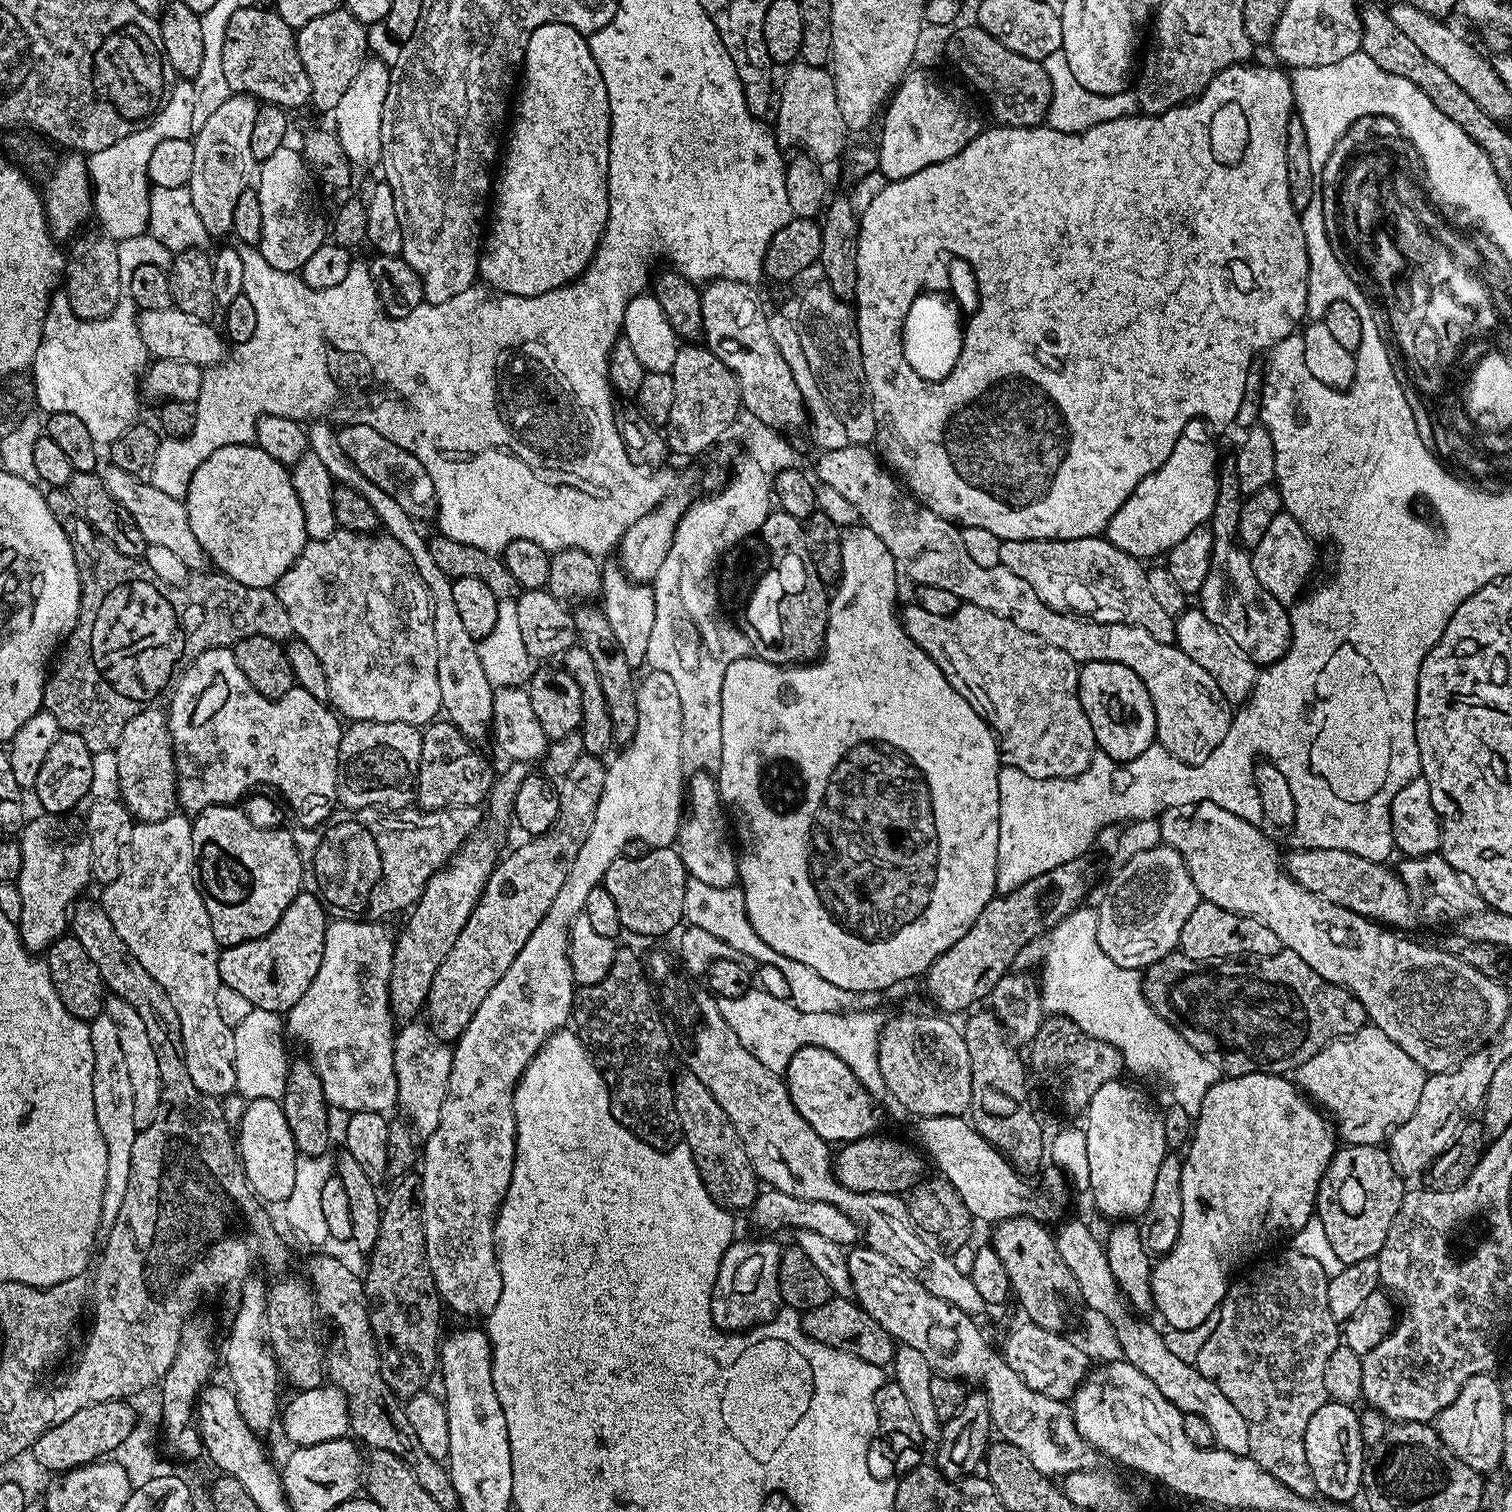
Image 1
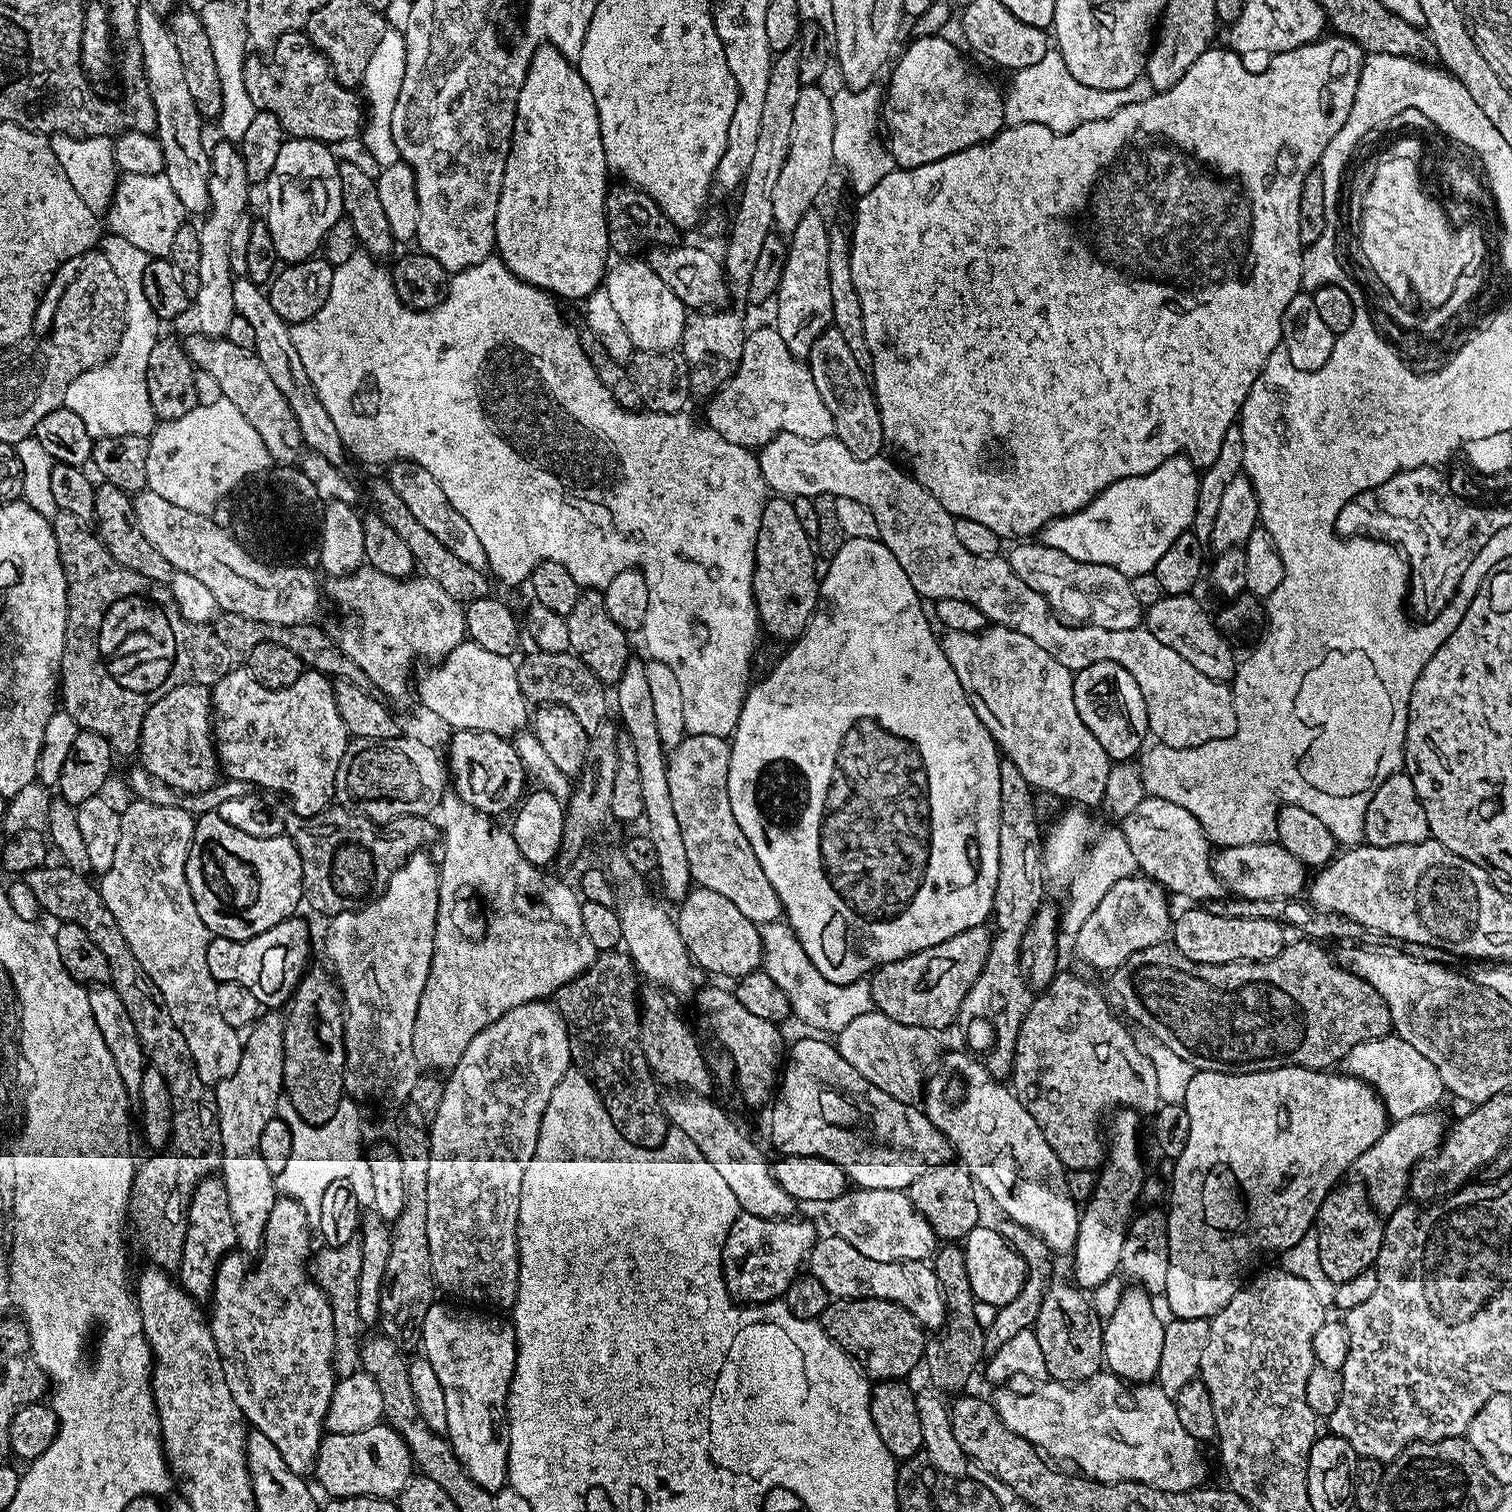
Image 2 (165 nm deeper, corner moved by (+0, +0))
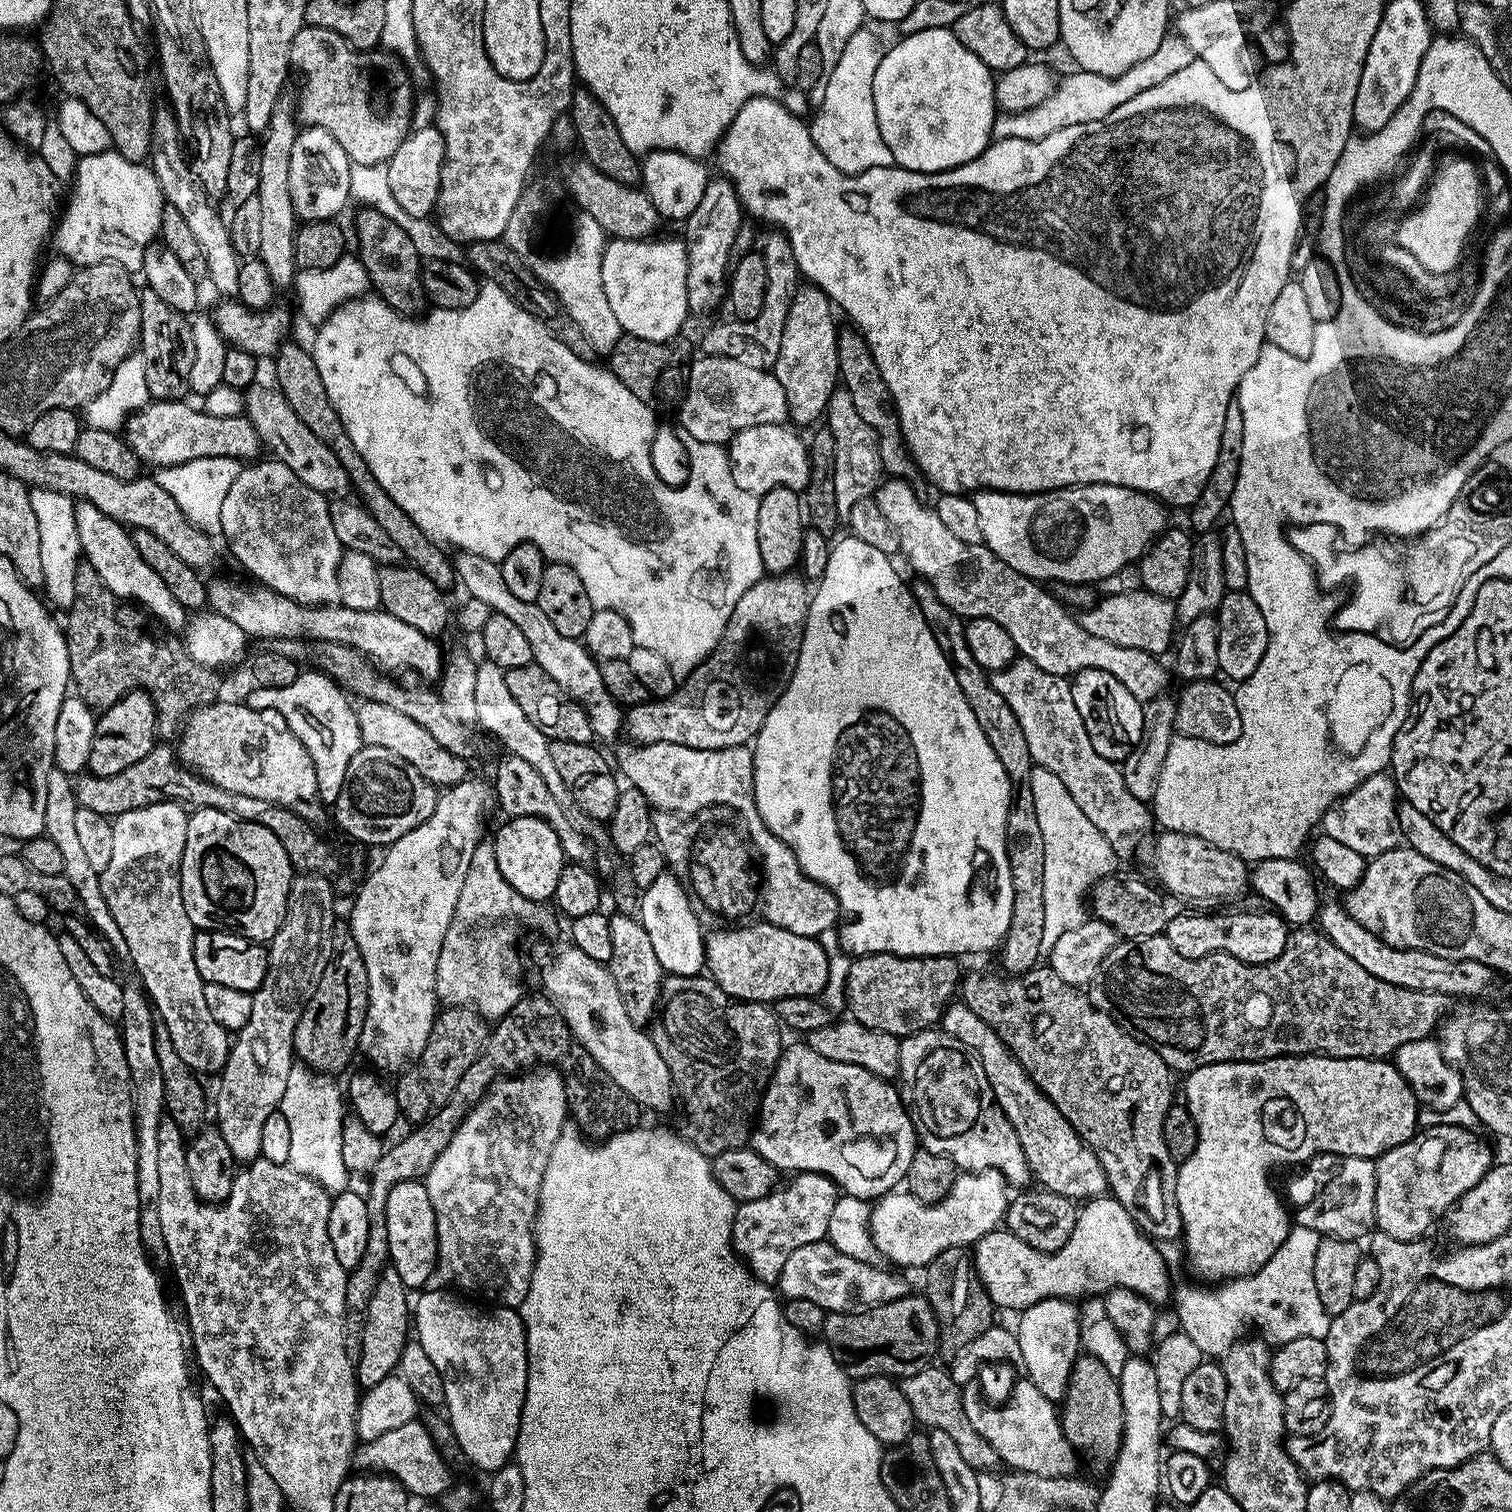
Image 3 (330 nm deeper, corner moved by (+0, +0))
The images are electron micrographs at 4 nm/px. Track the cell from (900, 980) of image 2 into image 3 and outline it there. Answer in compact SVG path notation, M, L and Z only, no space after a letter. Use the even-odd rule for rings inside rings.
M889 952L857 956L849 963L844 987L847 1011L862 1026L897 1038L929 1031L939 1025L945 1008L957 995L962 971L956 964L954 956L895 956Z

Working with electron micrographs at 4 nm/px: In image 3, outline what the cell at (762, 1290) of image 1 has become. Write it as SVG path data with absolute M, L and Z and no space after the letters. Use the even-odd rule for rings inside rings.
M797 1172L788 1185L777 1187L766 1198L754 1198L754 1202L740 1204L734 1214L732 1249L747 1264L750 1271L762 1283L772 1286L779 1281L782 1266L794 1250L810 1246L828 1235L830 1214L834 1214L836 1201L842 1193L836 1183L820 1172Z

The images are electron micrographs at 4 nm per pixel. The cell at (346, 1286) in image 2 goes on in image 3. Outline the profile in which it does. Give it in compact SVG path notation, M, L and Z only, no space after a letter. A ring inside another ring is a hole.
M544 994L538 996L521 995L520 1000L499 1020L488 1033L484 1050L466 1074L458 1078L454 1094L445 1104L439 1105L427 1120L420 1121L414 1130L408 1130L401 1140L389 1143L384 1153L370 1173L372 1181L368 1184L366 1199L370 1214L370 1239L366 1242L366 1254L362 1262L348 1272L346 1282L346 1312L344 1314L344 1345L346 1354L352 1361L360 1358L362 1350L362 1330L364 1329L364 1311L370 1306L374 1286L384 1268L389 1267L388 1243L386 1242L386 1196L398 1182L423 1180L434 1158L446 1150L450 1138L466 1118L466 1114L481 1100L493 1083L505 1076L514 1076L537 1066L555 1066L564 1079L564 1089L568 1095L568 1111L575 1127L585 1137L600 1142L613 1134L628 1134L641 1123L642 1107L625 1090L622 1090L603 1072L598 1062L572 1036L566 1022L560 1017L559 1010Z

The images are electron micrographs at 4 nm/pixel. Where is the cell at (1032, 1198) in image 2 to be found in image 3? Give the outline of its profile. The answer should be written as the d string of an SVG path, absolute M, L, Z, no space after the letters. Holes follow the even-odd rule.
M943 1030L916 1032L913 1036L903 1037L900 1040L898 1091L919 1143L926 1150L950 1158L957 1169L965 1172L984 1172L988 1168L998 1170L1012 1186L1024 1186L1027 1180L1033 1179L1026 1154L1022 1152L1022 1142L1018 1142L1014 1126L1010 1126L1006 1114L1002 1114L994 1098L994 1090L990 1090L990 1082L986 1082L986 1070L982 1070L982 1062L978 1062L978 1058L974 1058L974 1054L966 1050L958 1038L950 1038L950 1034Z

